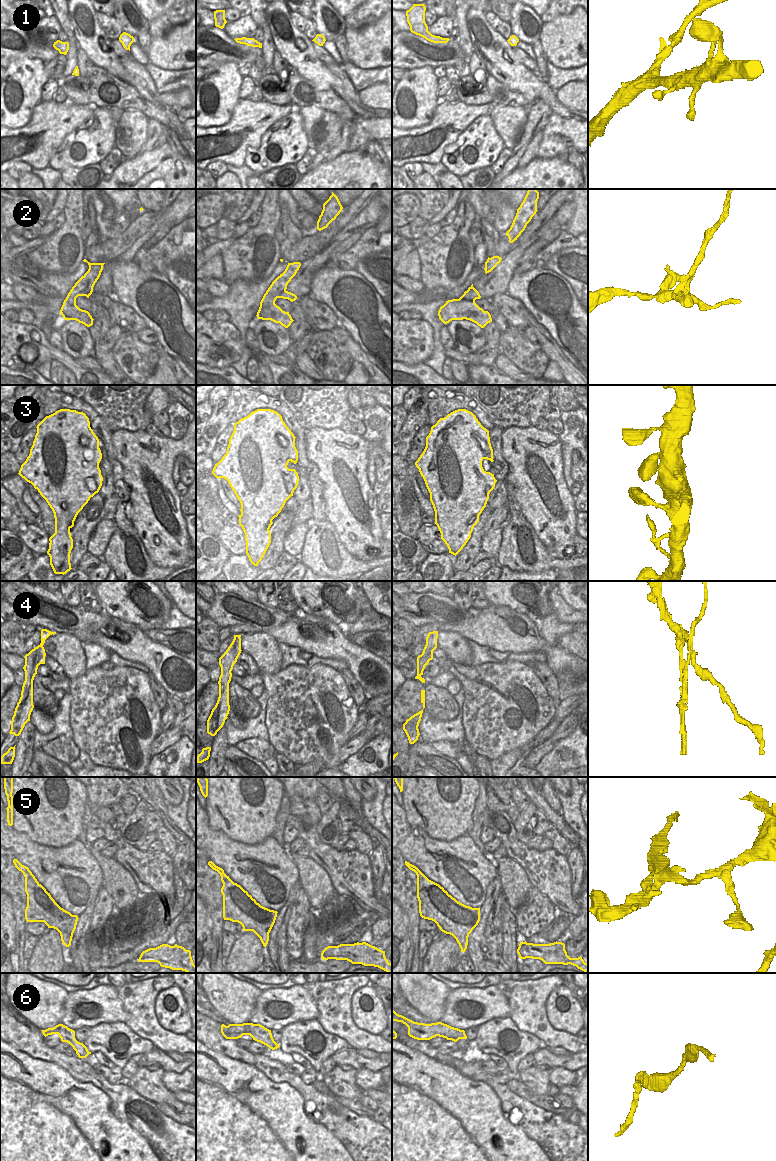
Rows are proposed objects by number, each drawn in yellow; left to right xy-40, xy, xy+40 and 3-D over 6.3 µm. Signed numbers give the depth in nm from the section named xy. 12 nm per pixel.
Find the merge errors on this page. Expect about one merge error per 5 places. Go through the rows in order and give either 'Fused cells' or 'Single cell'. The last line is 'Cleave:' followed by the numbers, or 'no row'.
1: Single cell
2: Fused cells
3: Single cell
4: Fused cells
5: Fused cells
6: Single cell
Cleave: 2, 4, 5.

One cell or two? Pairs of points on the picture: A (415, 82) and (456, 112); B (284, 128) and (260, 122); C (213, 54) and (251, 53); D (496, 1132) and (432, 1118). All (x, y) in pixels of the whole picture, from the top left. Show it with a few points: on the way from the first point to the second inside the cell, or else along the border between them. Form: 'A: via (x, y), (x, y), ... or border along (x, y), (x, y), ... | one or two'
A: border along (440, 100), (430, 122) | two
B: border along (292, 110), (278, 119), (262, 135), (260, 144) | two
C: via (222, 54), (234, 56), (242, 54) | one
D: via (480, 1132), (448, 1132) | one

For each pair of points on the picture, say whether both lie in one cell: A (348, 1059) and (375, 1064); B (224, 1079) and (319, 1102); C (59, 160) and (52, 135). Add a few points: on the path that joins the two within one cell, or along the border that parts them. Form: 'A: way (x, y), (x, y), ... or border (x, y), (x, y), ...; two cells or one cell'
A: way (355, 1060), (368, 1063); one cell
B: border (287, 1082), (299, 1092), (304, 1109), (315, 1119); two cells
C: border (70, 132), (66, 135), (48, 165); two cells

